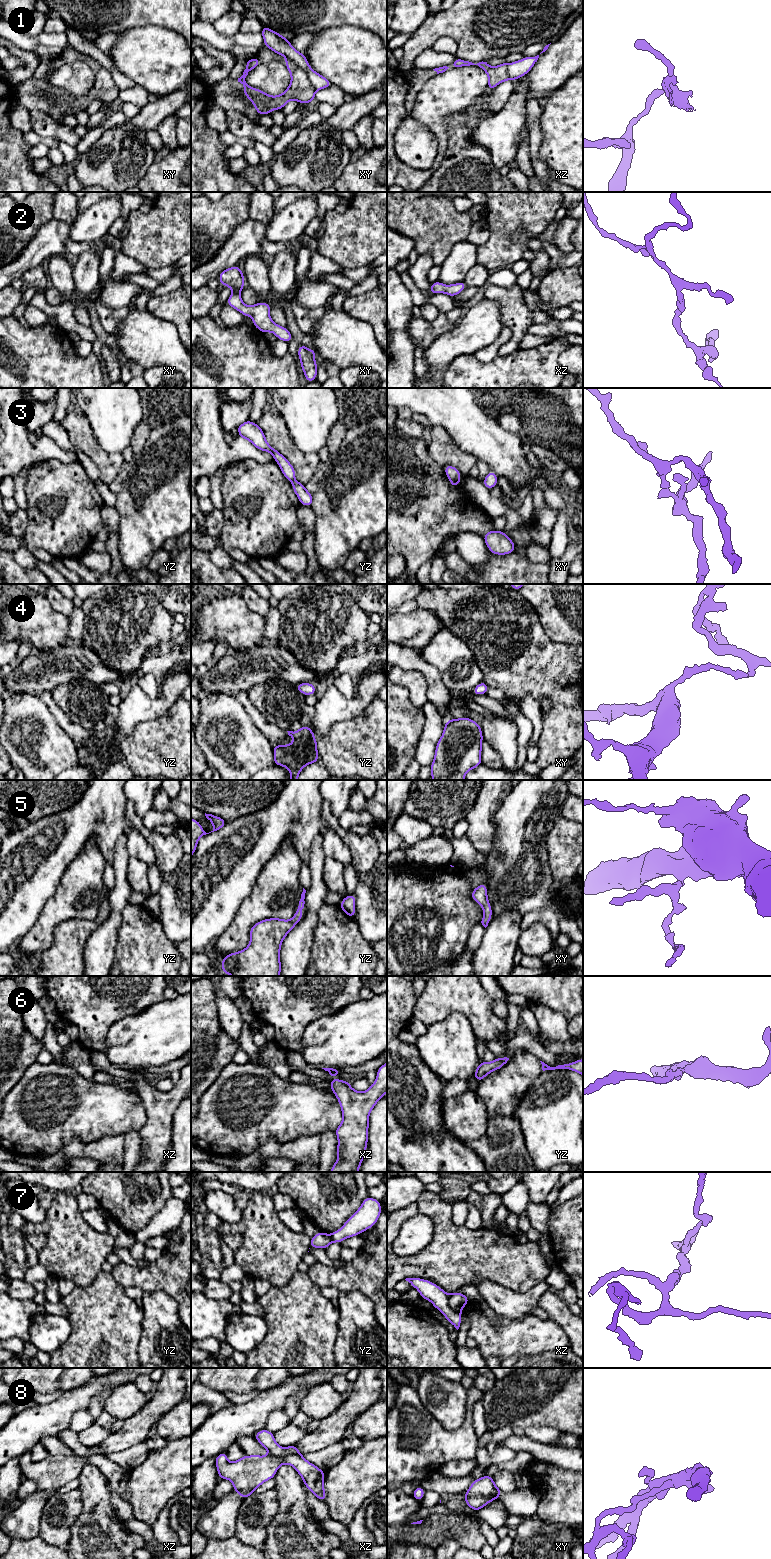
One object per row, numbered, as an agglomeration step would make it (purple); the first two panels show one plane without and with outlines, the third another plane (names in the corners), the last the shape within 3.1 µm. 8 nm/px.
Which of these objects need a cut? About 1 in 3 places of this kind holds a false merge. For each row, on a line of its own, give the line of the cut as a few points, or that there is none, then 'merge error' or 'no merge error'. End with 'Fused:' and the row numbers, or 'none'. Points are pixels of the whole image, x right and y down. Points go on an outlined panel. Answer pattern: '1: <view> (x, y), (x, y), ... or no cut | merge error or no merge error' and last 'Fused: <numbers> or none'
1: xy (287, 59), (295, 62), (306, 73), (308, 80), (316, 90) | merge error
2: no cut | no merge error
3: yz (294, 478), (291, 481) | merge error
4: no cut | no merge error
5: no cut | no merge error
6: no cut | no merge error
7: xz (448, 1296), (448, 1305), (459, 1313) | merge error
8: xy (498, 1497), (467, 1497), (465, 1499) | merge error
Fused: 1, 3, 7, 8

